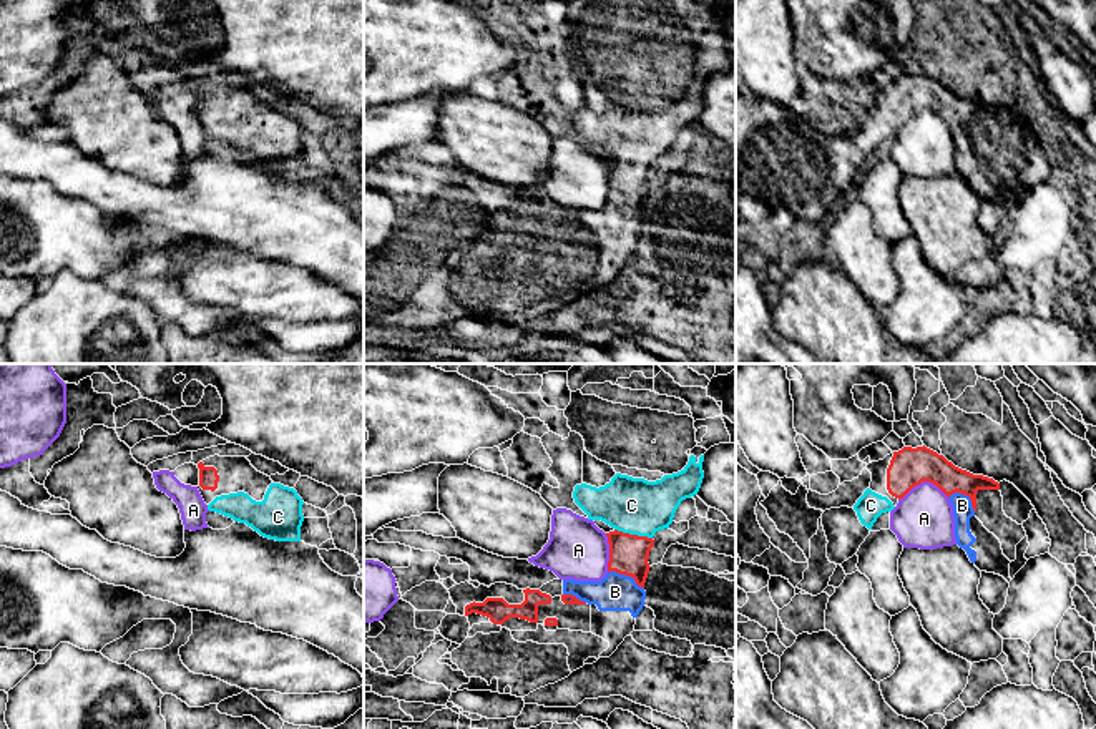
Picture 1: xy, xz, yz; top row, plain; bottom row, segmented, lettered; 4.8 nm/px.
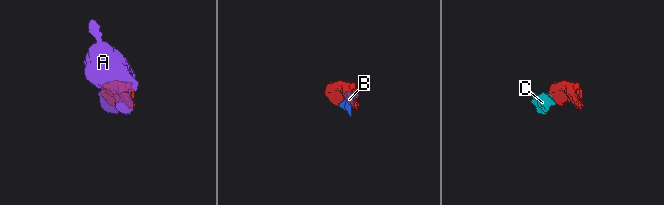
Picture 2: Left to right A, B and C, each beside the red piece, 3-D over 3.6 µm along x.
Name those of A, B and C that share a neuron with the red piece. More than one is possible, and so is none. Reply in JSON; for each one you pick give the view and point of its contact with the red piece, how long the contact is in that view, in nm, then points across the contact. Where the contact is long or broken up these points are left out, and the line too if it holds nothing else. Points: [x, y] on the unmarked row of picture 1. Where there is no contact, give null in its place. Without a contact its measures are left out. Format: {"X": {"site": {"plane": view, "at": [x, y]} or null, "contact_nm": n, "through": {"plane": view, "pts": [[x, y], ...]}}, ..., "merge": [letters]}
{"B": {"site": {"plane": "xz", "at": [626, 203]}, "contact_nm": 190}, "C": {"site": {"plane": "xz", "at": [633, 163]}, "contact_nm": 190, "through": {"plane": "xz", "pts": [[628, 181], [633, 163], [631, 133]]}}, "merge": ["B", "C"]}

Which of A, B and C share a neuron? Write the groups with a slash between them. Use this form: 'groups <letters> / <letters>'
groups A / B C

